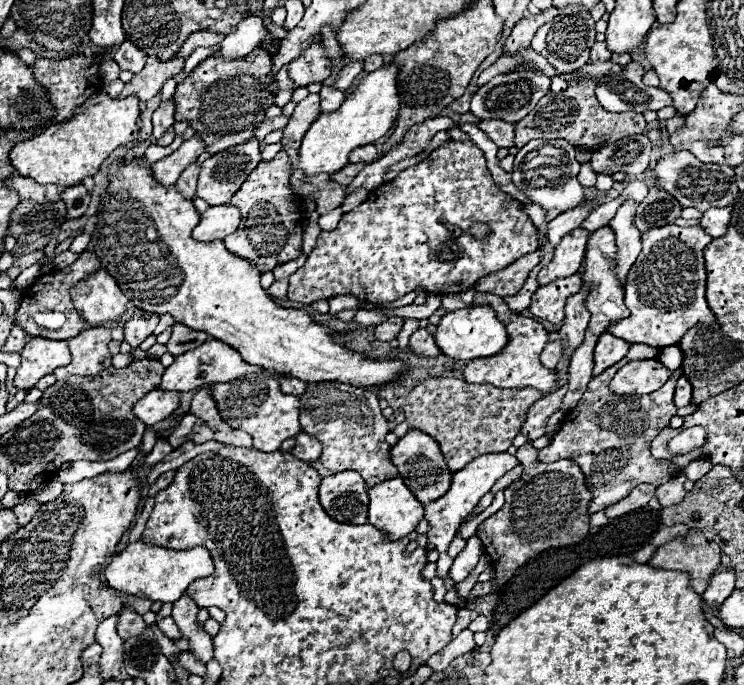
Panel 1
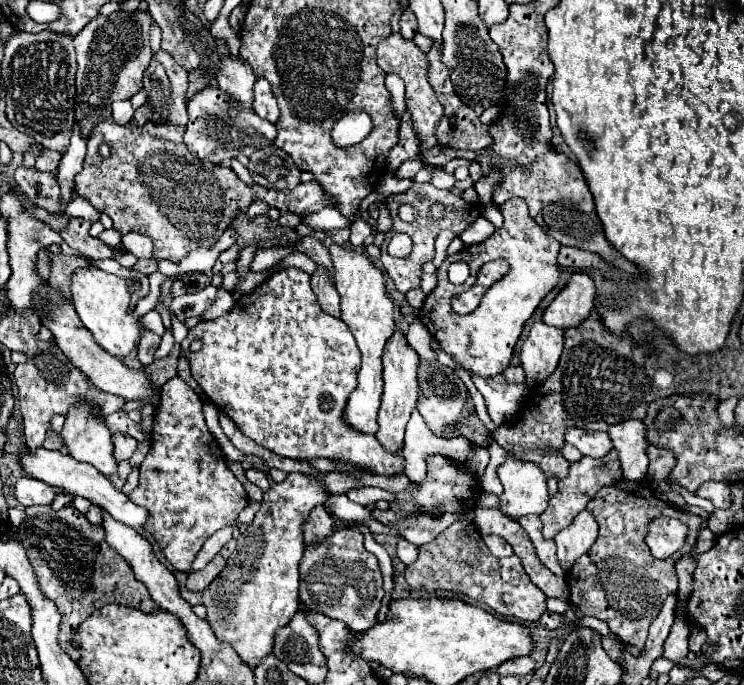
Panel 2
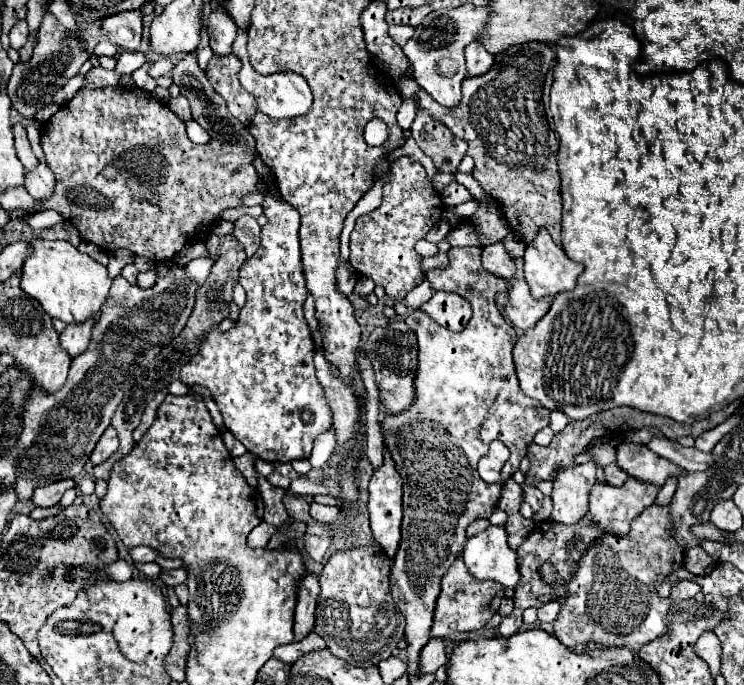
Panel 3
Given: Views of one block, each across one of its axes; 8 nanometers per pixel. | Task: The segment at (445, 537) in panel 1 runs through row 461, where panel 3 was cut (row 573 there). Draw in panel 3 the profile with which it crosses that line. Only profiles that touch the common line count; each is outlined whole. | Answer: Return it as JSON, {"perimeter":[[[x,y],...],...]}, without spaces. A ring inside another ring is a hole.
{"perimeter":[[[490,525],[484,532],[468,538],[462,556],[478,580],[496,580],[506,588],[518,586],[516,552],[508,546],[504,526]]]}

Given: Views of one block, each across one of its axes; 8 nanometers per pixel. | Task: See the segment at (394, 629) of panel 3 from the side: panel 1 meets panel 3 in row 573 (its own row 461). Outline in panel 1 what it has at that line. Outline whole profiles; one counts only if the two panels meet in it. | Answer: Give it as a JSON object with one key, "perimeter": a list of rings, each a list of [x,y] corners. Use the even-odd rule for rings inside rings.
{"perimeter":[[[308,382],[300,396],[300,424],[304,432],[322,442],[320,460],[324,468],[332,472],[356,470],[366,480],[368,488],[398,474],[396,466],[390,462],[392,446],[384,440],[390,432],[388,420],[382,416],[374,392],[340,382]]]}

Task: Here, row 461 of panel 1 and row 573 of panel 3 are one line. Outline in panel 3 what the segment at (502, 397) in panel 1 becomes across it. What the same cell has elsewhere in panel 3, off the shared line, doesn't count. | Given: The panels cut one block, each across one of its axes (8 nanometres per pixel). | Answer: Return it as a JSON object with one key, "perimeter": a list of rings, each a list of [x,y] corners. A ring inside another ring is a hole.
{"perimeter":[[[458,556],[442,578],[442,592],[436,600],[436,610],[434,610],[432,636],[450,636],[452,632],[458,632],[458,630],[470,632],[470,630],[484,628],[490,622],[490,618],[498,612],[500,602],[506,596],[504,592],[506,592],[506,586],[498,584],[496,580],[474,578],[466,568],[464,558]]]}

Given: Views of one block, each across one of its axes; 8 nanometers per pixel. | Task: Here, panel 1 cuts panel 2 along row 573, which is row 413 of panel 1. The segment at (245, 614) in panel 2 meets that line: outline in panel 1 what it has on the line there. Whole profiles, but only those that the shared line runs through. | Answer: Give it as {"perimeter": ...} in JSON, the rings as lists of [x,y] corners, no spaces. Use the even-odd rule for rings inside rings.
{"perimeter":[[[264,372],[264,374],[248,374],[234,382],[214,384],[212,396],[218,404],[220,416],[236,430],[244,430],[254,438],[254,448],[262,452],[276,452],[280,444],[288,438],[294,438],[300,432],[298,422],[298,396],[282,394],[278,378]]]}

